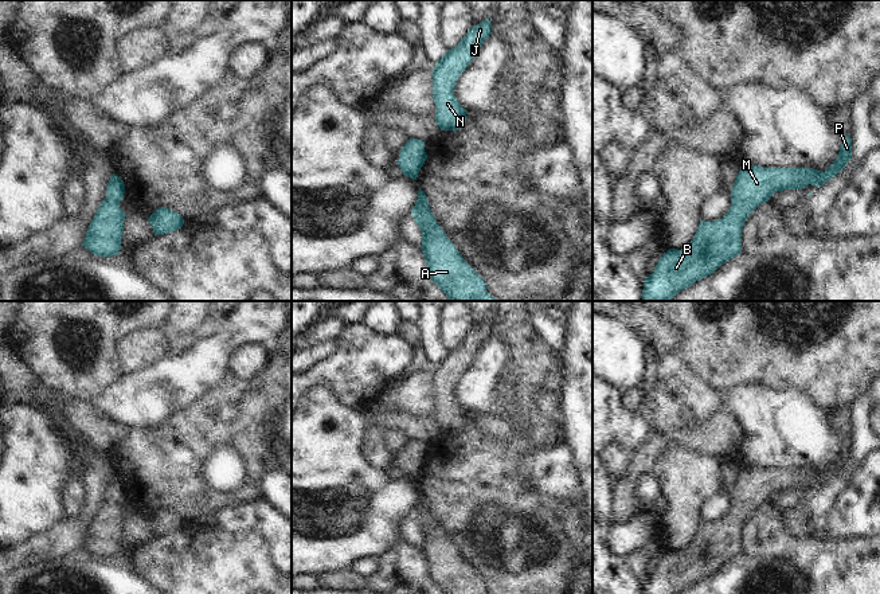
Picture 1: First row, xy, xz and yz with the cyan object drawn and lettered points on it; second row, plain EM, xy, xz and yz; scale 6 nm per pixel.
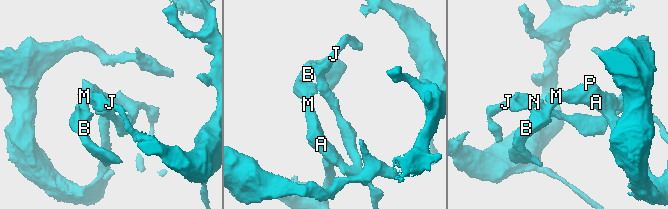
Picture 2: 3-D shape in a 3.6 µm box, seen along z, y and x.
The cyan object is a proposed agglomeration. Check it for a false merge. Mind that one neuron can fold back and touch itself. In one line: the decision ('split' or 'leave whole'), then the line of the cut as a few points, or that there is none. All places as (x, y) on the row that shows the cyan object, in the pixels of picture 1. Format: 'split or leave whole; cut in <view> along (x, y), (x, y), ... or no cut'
leave whole; no cut

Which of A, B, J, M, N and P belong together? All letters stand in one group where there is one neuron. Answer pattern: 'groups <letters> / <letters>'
groups A B J M N P

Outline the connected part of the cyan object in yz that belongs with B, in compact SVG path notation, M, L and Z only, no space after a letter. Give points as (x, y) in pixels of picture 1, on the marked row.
M845 136L836 160L824 172L813 168L742 167L731 189L731 207L728 212L721 219L713 222L701 220L693 239L687 247L681 250L669 249L662 254L654 271L649 277L645 277L642 301L670 301L680 290L711 275L723 263L742 253L742 230L744 222L758 206L770 200L777 191L798 191L809 184L821 187L841 172L850 159L852 138L850 136Z

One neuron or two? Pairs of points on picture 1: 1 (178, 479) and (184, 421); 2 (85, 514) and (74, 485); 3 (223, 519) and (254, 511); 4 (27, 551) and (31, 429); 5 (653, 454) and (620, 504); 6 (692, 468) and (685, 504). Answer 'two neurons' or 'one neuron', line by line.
1: one neuron
2: two neurons
3: one neuron
4: two neurons
5: one neuron
6: one neuron

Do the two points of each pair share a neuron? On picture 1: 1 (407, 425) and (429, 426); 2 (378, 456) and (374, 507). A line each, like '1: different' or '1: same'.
1: same
2: different

